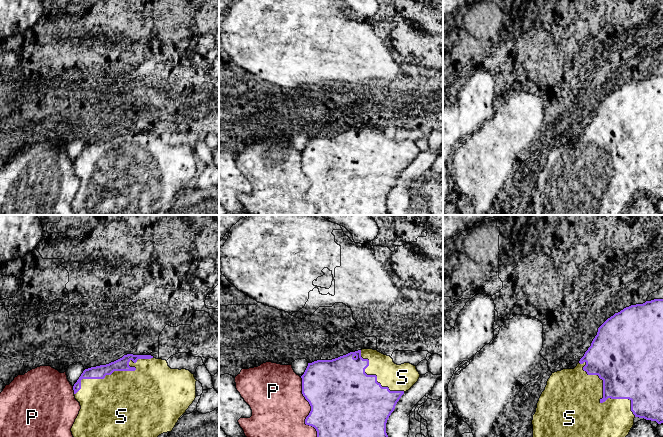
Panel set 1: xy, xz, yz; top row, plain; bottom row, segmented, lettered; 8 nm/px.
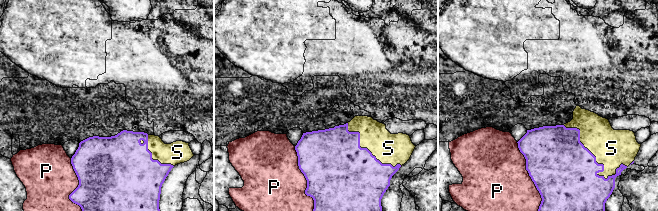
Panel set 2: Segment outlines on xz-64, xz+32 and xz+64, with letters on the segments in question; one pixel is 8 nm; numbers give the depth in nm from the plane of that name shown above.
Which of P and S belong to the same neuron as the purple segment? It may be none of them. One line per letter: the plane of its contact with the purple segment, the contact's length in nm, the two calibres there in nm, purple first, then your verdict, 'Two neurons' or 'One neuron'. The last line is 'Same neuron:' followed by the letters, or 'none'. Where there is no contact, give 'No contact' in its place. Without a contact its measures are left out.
P: Touches purple in xz. Shared border 500 nm. Thickness 500 nm (purple) against 440 nm. Two neurons
S: Touches purple in xy. Shared border 700 nm. Thickness 110 nm (purple) against 480 nm. One neuron
Same neuron: S

